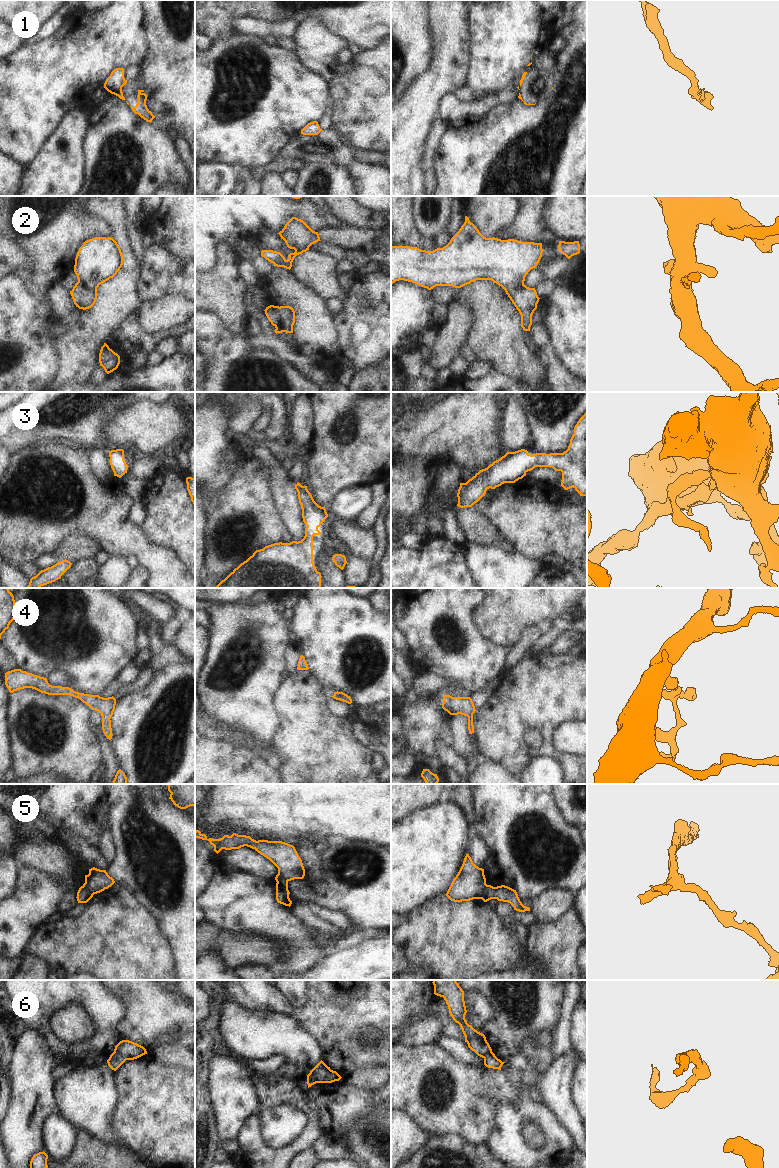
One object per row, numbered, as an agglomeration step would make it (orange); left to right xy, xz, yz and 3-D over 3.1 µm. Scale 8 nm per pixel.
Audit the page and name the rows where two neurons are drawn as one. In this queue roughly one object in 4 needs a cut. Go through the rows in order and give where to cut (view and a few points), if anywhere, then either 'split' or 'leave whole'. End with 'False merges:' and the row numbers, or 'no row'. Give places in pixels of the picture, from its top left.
1: xy (121, 89), (112, 93) | split
2: no cut | leave whole
3: no cut | leave whole
4: no cut | leave whole
5: yz (487, 885), (480, 898) | split
6: xy (114, 1051), (125, 1060) | split
False merges: 1, 5, 6

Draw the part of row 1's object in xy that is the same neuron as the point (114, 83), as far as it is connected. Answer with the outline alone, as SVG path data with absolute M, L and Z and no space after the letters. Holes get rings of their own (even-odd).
M116 68L114 69L110 76L106 79L104 83L104 88L113 94L114 92L118 92L122 90L124 84L124 69Z

